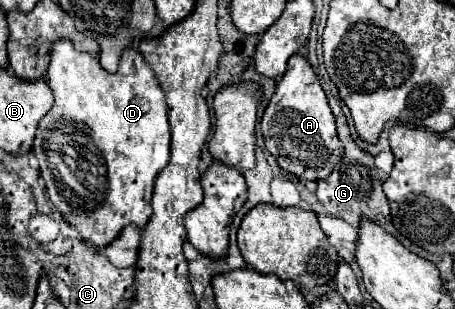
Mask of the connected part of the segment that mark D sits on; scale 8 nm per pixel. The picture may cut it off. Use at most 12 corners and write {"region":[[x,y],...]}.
{"region":[[69,40],[33,154],[97,250],[151,218],[165,96],[127,48],[109,74]]}

